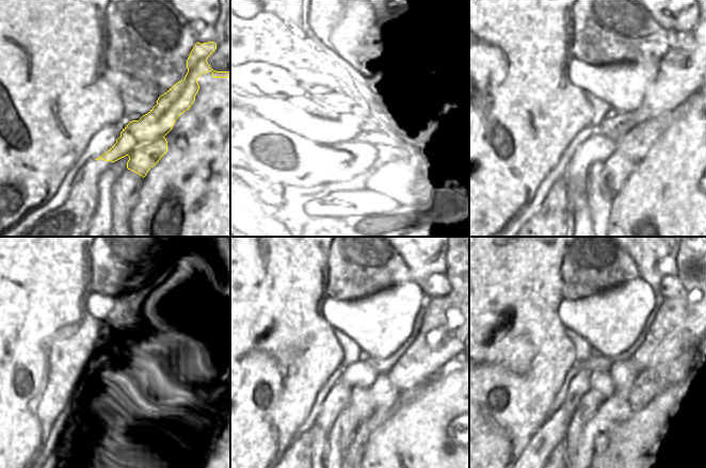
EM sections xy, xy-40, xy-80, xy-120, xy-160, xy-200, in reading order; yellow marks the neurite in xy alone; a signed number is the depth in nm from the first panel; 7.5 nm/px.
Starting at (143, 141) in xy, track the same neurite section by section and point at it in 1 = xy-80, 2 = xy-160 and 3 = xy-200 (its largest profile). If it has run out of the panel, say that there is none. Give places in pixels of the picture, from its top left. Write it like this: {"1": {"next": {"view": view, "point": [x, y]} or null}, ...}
{"1": {"next": {"view": "xy-80", "point": [682, 73]}}, "2": {"next": {"view": "xy-160", "point": [440, 331]}}, "3": {"next": {"view": "xy-200", "point": [680, 329]}}}

